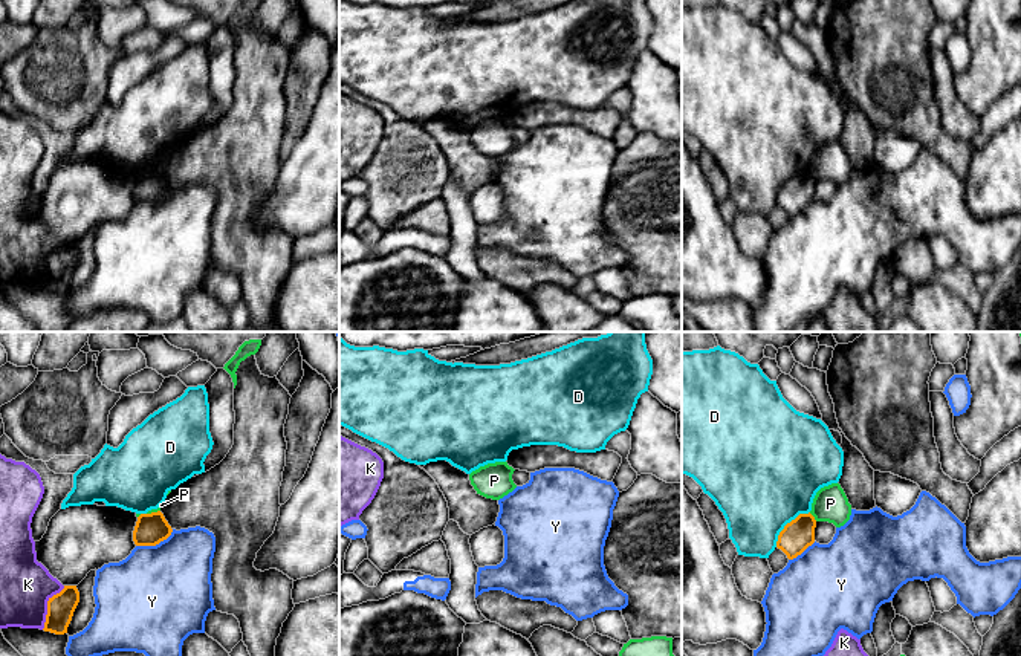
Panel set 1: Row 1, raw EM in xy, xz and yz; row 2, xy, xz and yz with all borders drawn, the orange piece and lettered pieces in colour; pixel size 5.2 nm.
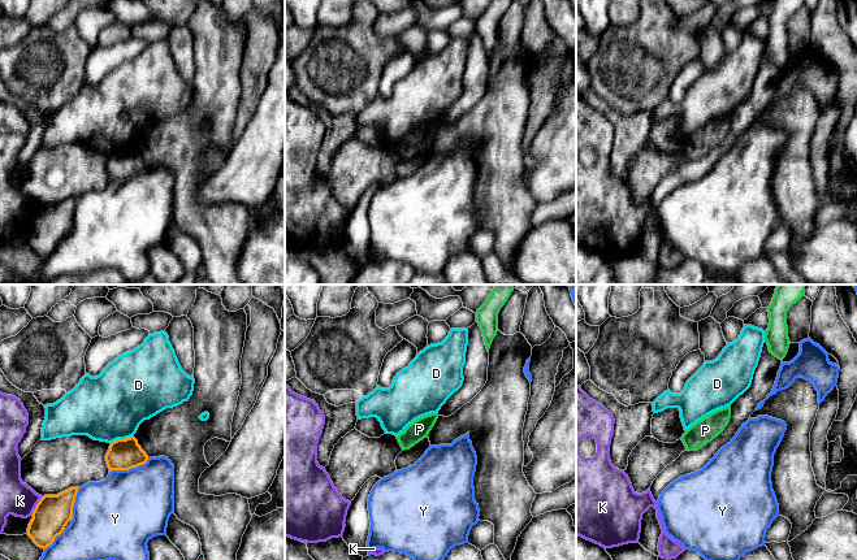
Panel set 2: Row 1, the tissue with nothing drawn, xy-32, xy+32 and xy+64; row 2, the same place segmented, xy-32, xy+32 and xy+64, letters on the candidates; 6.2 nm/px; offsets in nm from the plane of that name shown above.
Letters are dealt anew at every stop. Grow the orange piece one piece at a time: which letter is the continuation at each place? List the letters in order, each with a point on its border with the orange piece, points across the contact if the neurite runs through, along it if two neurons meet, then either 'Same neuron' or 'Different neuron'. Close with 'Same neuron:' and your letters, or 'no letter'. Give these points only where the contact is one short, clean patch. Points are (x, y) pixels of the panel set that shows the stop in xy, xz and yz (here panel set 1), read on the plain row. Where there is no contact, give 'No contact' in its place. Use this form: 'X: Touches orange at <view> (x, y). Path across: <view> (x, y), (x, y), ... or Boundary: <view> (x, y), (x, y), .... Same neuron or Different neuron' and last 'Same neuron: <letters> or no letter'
D: Touches orange at yz (786, 182). Different neuron
K: Touches orange at xy (48, 265). Different neuron
P: Touches orange at yz (813, 175). Boundary: yz (809, 170), (816, 178). Different neuron
Y: Touches orange at xy (155, 202). Different neuron
Same neuron: no letter

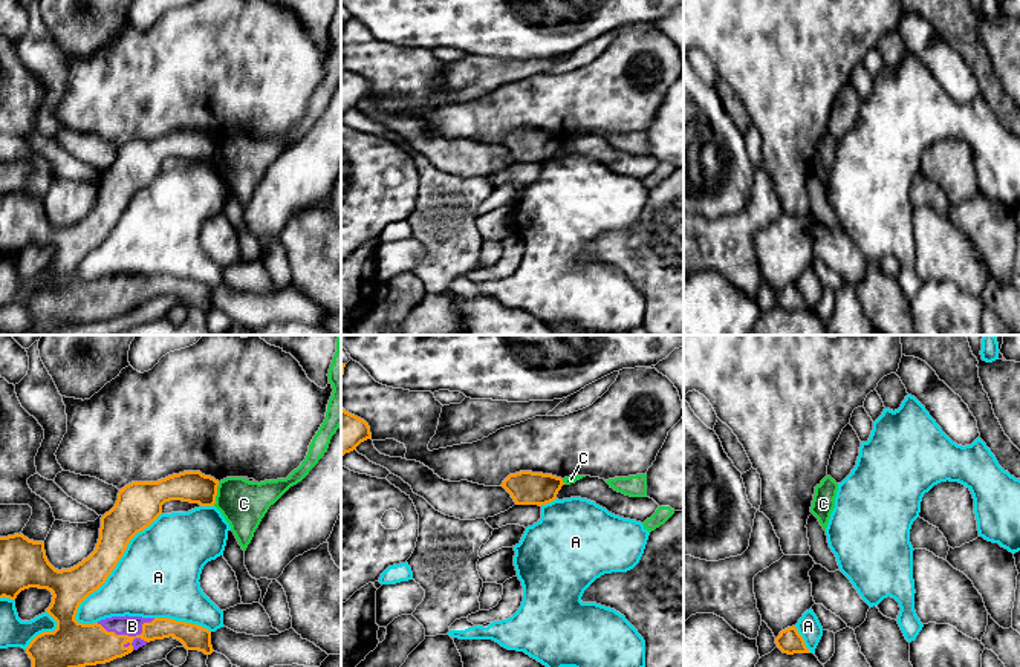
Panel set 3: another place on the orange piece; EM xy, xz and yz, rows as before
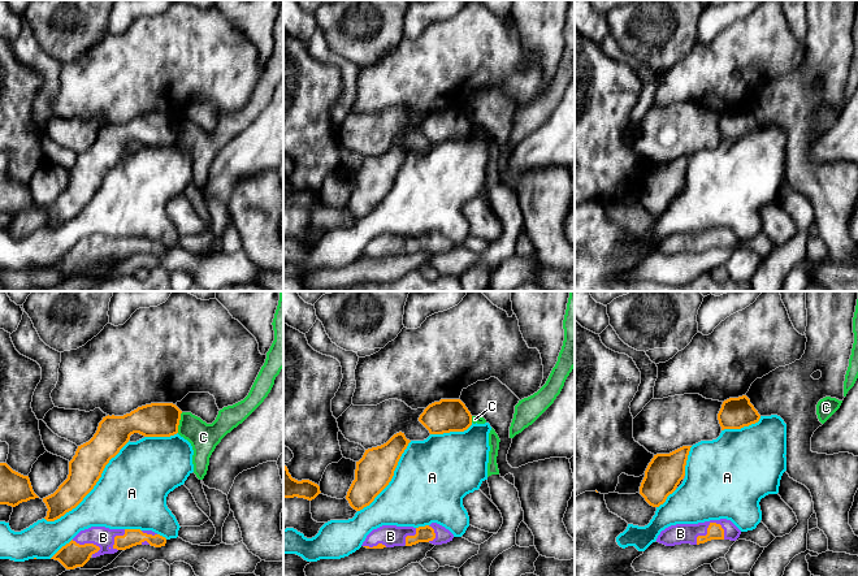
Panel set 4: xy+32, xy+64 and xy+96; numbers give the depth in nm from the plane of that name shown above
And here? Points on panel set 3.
A: Touches orange at xy (115, 224). Different neuron
B: Touches orange at xy (127, 292). Same neuron
C: Touches orange at xy (216, 152). Boundary: xy (219, 139), (213, 162). Different neuron
Same neuron: B

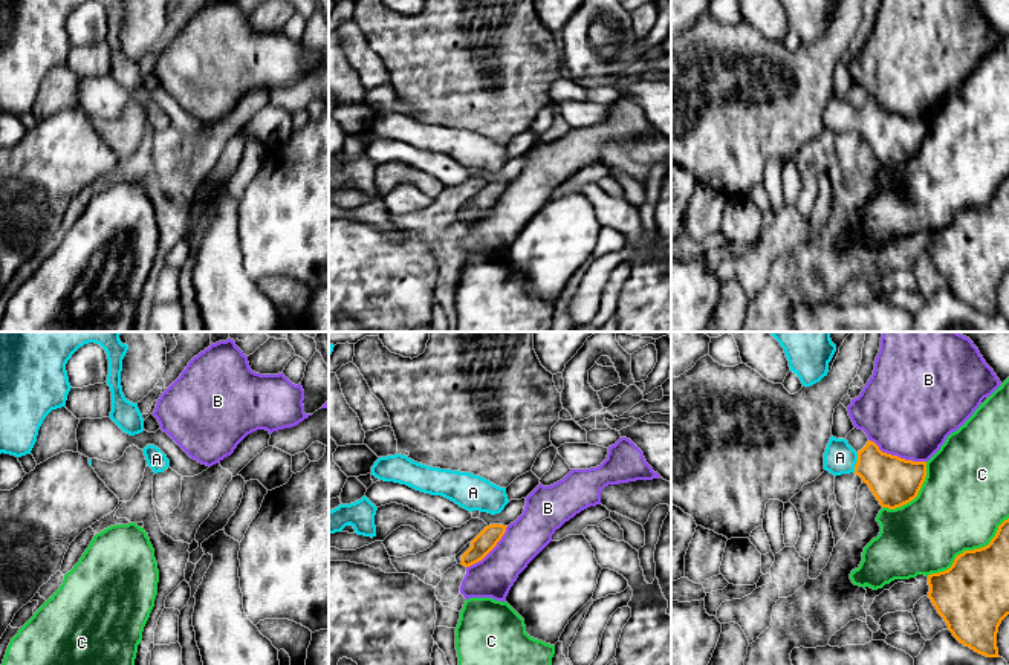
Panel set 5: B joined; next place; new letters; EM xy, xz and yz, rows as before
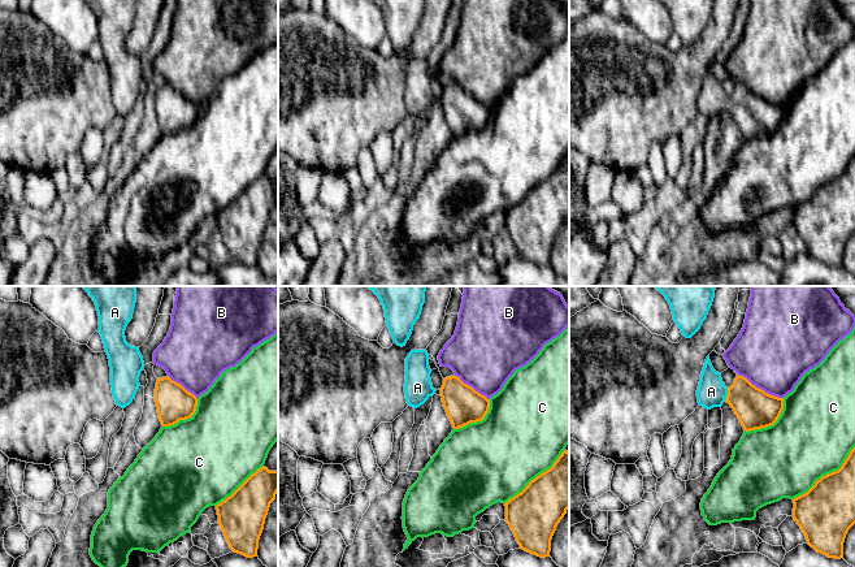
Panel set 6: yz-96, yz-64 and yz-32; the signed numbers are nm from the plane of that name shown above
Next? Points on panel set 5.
A: Touches orange at yz (856, 120). Path across: yz (895, 139), (870, 121), (856, 120), (840, 115). Same neuron
B: Touches orange at yz (896, 113). Different neuron
C: Touches orange at yz (968, 208). Different neuron
Same neuron: A

